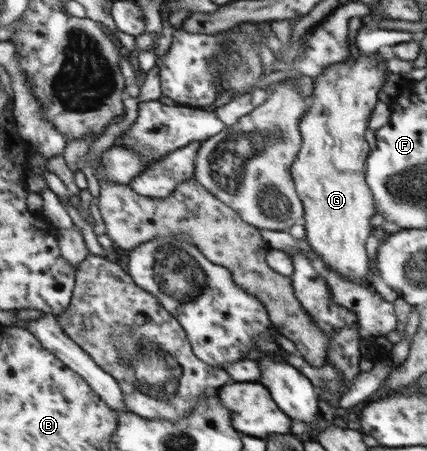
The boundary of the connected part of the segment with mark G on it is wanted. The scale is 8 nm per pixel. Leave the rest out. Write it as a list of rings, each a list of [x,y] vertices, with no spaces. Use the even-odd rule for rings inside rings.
[[[359,53],[358,58],[352,59],[348,57],[346,61],[338,61],[338,63],[332,63],[328,65],[318,77],[314,78],[314,93],[310,97],[309,107],[307,113],[299,124],[299,131],[301,134],[302,144],[296,161],[291,164],[290,174],[293,177],[294,185],[296,186],[296,192],[303,205],[304,219],[305,219],[305,239],[312,251],[322,257],[322,261],[332,267],[332,271],[336,271],[338,275],[342,277],[348,277],[348,279],[364,279],[370,271],[370,261],[368,261],[368,250],[366,250],[368,237],[370,237],[370,219],[374,215],[374,196],[372,196],[372,190],[369,188],[368,181],[364,181],[364,165],[368,165],[366,159],[368,158],[368,143],[364,139],[364,131],[366,131],[366,125],[368,125],[368,117],[372,115],[373,108],[378,102],[378,90],[382,88],[384,80],[386,80],[386,61],[384,57],[376,53],[376,55],[362,55]]]

